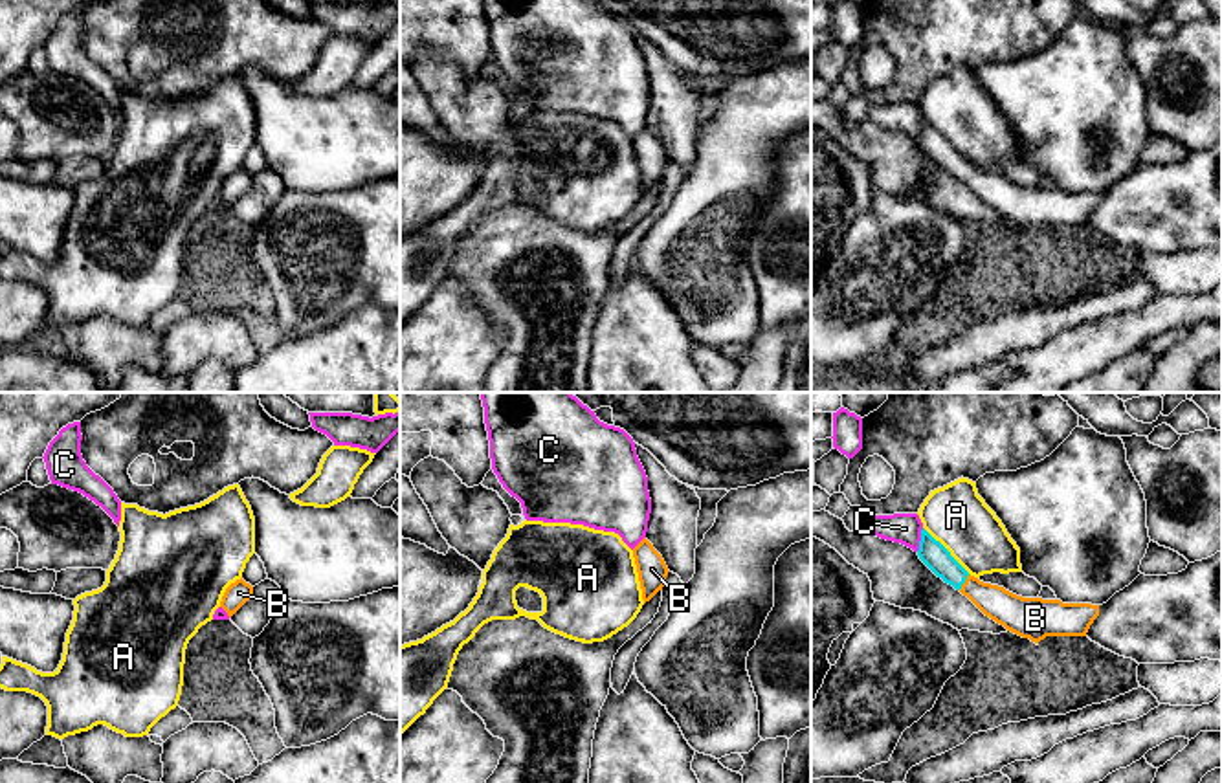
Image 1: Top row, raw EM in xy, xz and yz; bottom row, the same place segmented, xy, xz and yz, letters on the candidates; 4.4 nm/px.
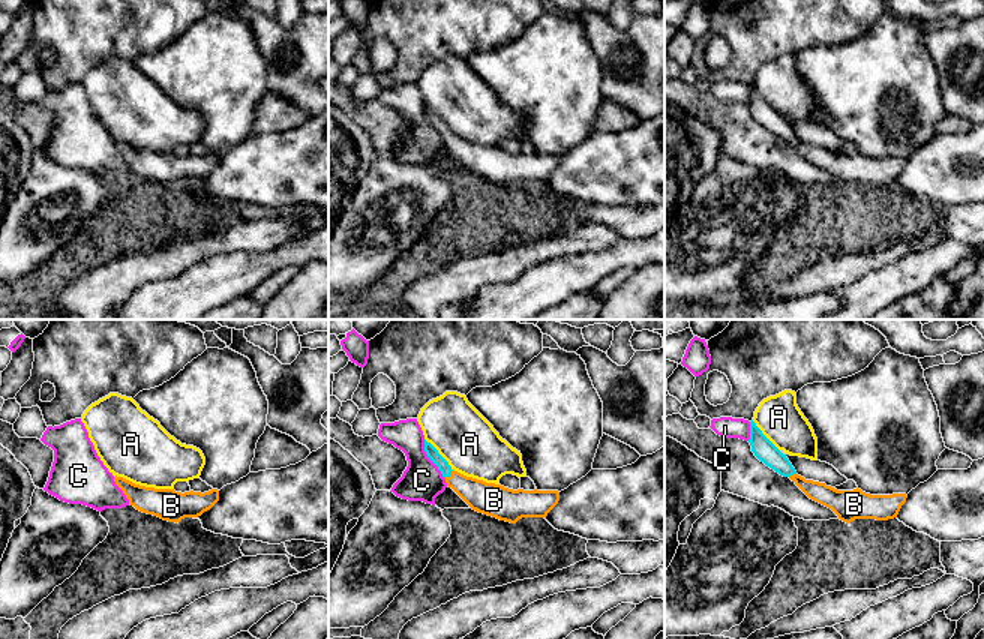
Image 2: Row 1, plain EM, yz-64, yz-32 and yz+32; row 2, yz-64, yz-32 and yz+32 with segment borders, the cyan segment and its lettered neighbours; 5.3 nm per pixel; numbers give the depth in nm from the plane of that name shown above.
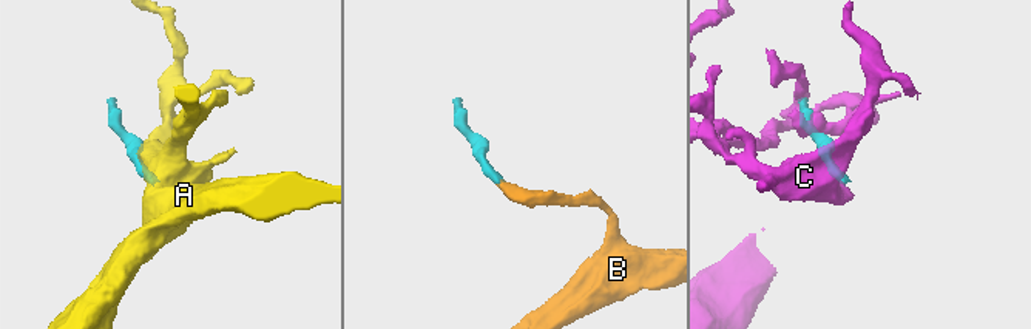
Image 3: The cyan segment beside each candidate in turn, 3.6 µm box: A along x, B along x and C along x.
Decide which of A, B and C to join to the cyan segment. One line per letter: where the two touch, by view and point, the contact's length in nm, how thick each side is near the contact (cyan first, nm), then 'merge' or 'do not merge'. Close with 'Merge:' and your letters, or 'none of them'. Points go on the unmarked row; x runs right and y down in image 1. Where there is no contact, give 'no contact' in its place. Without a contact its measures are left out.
A: yz (947, 140) | 300 nm | 110/280 nm | do not merge
B: yz (964, 171) | 90 nm | 110/150 nm | merge
C: yz (922, 129) | 110 nm | 110/140 nm | do not merge
Merge: B

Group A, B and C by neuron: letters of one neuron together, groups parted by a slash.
A / B / C

